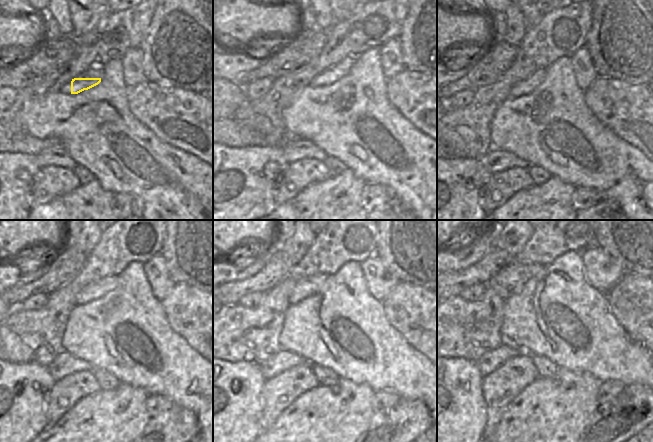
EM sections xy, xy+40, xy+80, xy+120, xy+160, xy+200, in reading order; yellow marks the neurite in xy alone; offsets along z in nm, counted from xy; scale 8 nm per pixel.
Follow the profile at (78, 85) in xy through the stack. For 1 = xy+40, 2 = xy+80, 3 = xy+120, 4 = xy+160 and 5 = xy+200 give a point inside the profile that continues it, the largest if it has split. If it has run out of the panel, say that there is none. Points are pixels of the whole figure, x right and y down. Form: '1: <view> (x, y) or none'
1: xy+40 (301, 83)
2: xy+80 (546, 65)
3: xy+120 (98, 289)
4: xy+160 (305, 287)
5: xy+200 (523, 279)

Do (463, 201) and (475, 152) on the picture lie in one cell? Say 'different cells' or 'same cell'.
same cell

